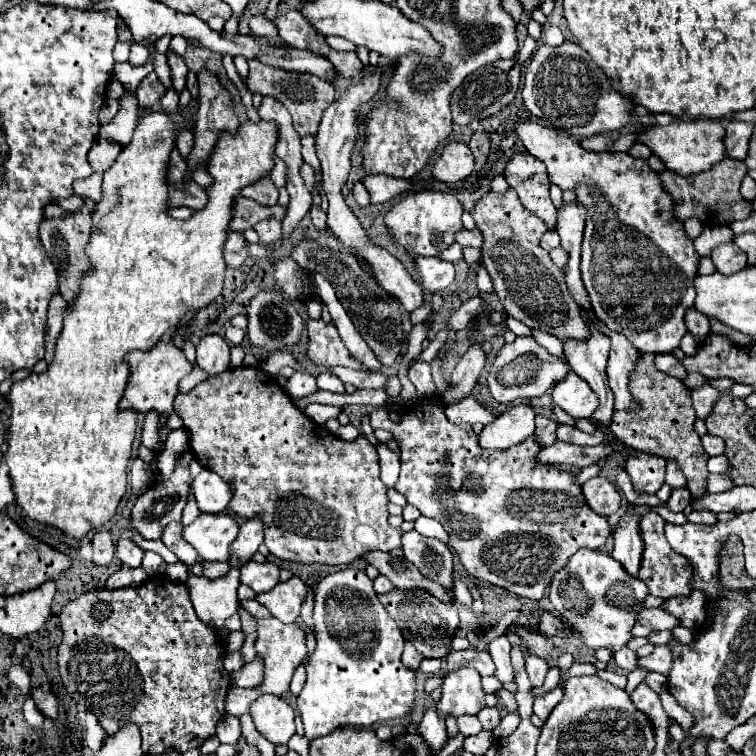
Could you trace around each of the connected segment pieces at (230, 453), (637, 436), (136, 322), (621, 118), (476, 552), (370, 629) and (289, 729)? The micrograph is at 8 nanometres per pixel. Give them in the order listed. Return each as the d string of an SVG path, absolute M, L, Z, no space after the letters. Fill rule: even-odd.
M239 367L239 369L231 369L221 373L219 377L209 377L207 381L199 383L193 391L185 393L185 395L177 395L175 397L175 413L181 417L183 425L189 433L189 445L197 457L197 461L209 469L215 471L229 487L233 493L233 499L229 503L229 507L245 517L245 519L253 519L253 517L261 517L263 521L263 531L265 531L265 545L269 549L269 553L277 559L283 561L295 561L295 563L325 563L325 565L349 565L351 561L355 561L359 555L367 553L367 551L393 551L401 547L401 531L389 527L387 523L387 487L385 483L379 479L379 457L375 447L363 437L359 435L355 441L343 441L337 435L331 435L323 425L315 425L295 403L291 403L291 397L281 389L281 385L277 383L275 377L271 377L269 373L261 371L259 367Z
M645 353L639 357L635 371L629 377L629 391L633 401L637 401L639 409L635 413L629 411L615 411L611 421L611 431L619 441L629 445L637 451L651 451L659 453L665 459L673 459L683 475L689 481L691 493L707 493L705 491L705 479L707 479L707 459L701 439L697 431L693 429L693 423L697 419L695 409L691 405L689 389L675 377L659 373L653 365L653 353Z
M155 111L143 117L135 129L133 141L103 173L103 201L93 213L95 231L87 243L93 271L85 275L77 301L67 309L63 333L55 347L55 361L45 373L33 373L27 379L15 381L9 391L11 417L5 431L5 463L13 483L15 503L23 509L25 517L55 527L77 541L85 539L91 529L103 527L115 517L117 505L127 489L127 467L137 431L137 415L131 411L119 413L119 401L129 375L123 357L131 351L151 349L151 343L157 343L165 333L179 327L187 311L199 311L219 295L225 277L223 245L231 221L233 199L237 191L259 181L273 169L277 125L271 121L245 121L239 125L237 135L223 133L223 141L219 141L207 163L207 171L215 179L215 183L207 187L207 207L195 211L187 221L171 219L165 213L169 153L175 147L177 129L187 129L187 125L189 123L181 113L169 117Z
M565 41L561 47L541 45L531 57L523 87L525 107L539 119L545 119L553 129L573 137L591 137L603 131L615 131L629 123L633 103L611 87L605 73L591 61L589 53L577 43Z
M421 399L417 405L403 411L403 421L393 423L385 407L371 413L371 427L387 429L393 433L401 449L401 475L395 485L399 493L407 497L407 503L415 505L421 515L441 521L449 533L449 545L459 555L461 565L477 579L503 587L519 597L539 601L551 577L563 569L569 557L579 547L601 549L611 537L611 525L605 517L593 513L583 501L581 487L573 481L573 475L559 471L549 463L535 461L537 451L535 437L513 445L509 449L479 449L477 435L471 425L453 425L443 413L439 399ZM515 491L555 491L555 497L511 497Z
M345 569L337 573L329 573L323 577L315 589L315 607L313 607L313 629L317 647L305 659L305 685L297 695L297 709L303 719L305 737L309 741L335 731L337 727L369 727L381 721L395 721L403 719L415 701L415 671L407 669L401 663L403 653L403 637L399 627L389 617L385 607L379 602L373 591L373 581L365 575L365 571ZM343 599L357 599L370 601L369 611L372 613L339 613L333 611L331 605L343 605Z
M261 695L257 701L251 703L249 713L253 717L255 729L275 747L287 745L287 741L295 735L293 709L281 697Z

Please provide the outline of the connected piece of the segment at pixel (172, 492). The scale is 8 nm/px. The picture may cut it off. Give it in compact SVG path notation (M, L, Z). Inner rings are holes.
M177 457L177 467L171 475L169 481L155 481L141 497L137 497L137 501L133 503L131 509L131 529L137 531L143 539L159 539L165 525L171 521L181 521L181 513L183 507L187 503L185 495L189 493L189 485L191 485L191 475L187 467L179 465L179 457Z

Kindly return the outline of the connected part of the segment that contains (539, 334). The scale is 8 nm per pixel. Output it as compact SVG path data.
M531 329L532 337L549 353L565 359L562 342L557 337L539 329Z

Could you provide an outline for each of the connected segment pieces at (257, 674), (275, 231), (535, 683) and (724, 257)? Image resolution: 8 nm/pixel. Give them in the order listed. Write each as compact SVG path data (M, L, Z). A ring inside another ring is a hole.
M257 657L255 661L243 665L241 671L235 673L235 687L257 687L263 679L263 663Z
M267 219L267 221L261 221L253 227L259 235L259 243L263 247L269 247L271 243L275 243L279 237L281 237L281 223L275 221L275 219Z
M529 655L529 657L525 659L525 671L527 671L527 675L529 675L531 687L533 687L533 689L537 689L537 687L541 687L541 685L543 685L545 675L547 675L547 671L549 671L549 665L547 665L547 661L545 661L545 659Z
M719 245L711 253L711 261L721 275L733 275L747 265L747 255L737 245Z

